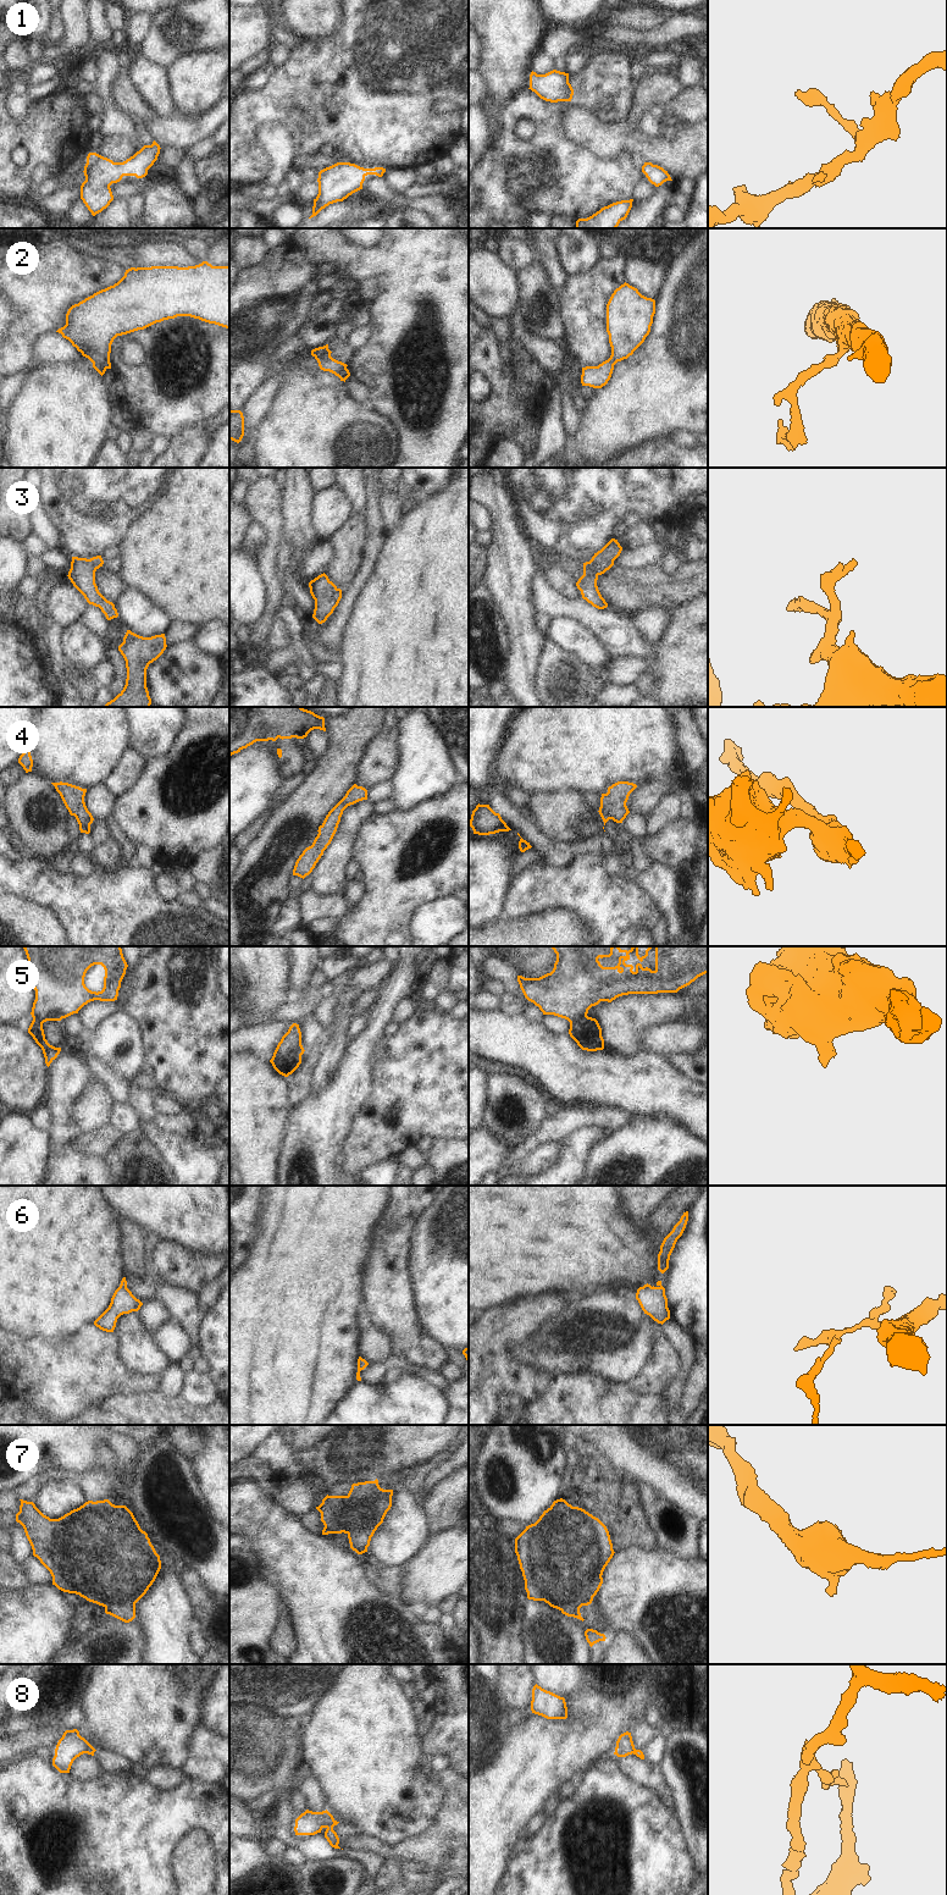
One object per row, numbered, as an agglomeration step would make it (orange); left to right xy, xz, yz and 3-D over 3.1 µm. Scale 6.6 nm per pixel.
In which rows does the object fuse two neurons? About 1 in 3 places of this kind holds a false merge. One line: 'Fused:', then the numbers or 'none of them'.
Fused: 2, 5, 6, 8

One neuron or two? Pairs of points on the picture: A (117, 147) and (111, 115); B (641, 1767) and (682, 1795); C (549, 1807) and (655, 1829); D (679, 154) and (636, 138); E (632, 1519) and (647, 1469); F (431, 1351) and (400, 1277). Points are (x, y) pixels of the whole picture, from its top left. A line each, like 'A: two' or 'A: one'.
A: two
B: two
C: two
D: one
E: two
F: one

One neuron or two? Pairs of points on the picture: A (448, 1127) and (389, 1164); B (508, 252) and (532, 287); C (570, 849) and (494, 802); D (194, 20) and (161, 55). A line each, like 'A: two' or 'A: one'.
A: two
B: two
C: one
D: one

